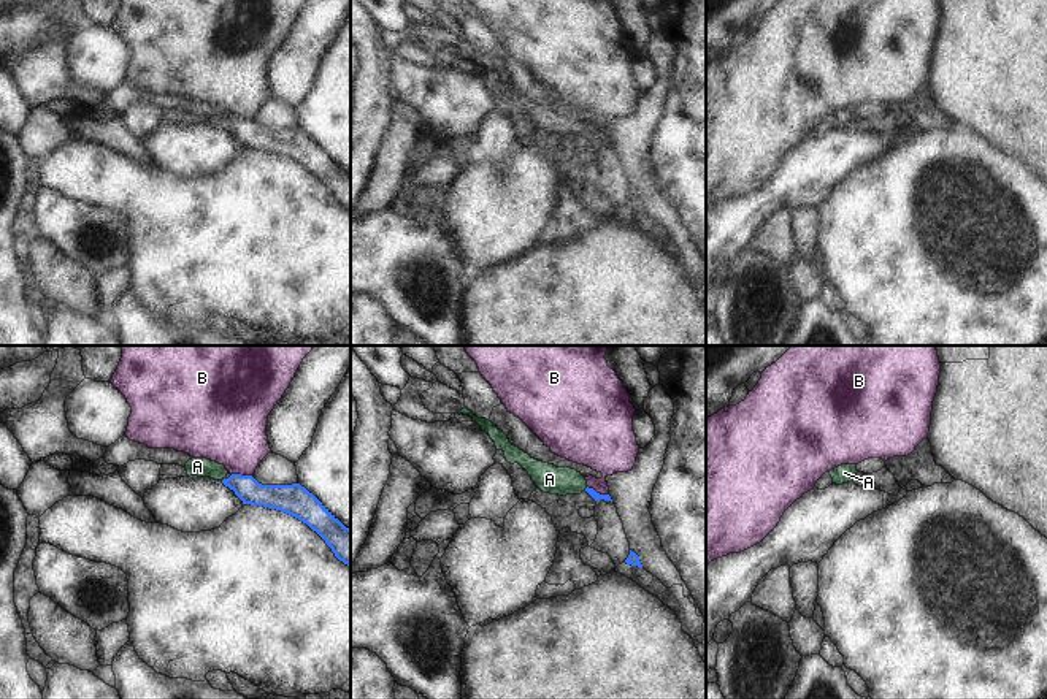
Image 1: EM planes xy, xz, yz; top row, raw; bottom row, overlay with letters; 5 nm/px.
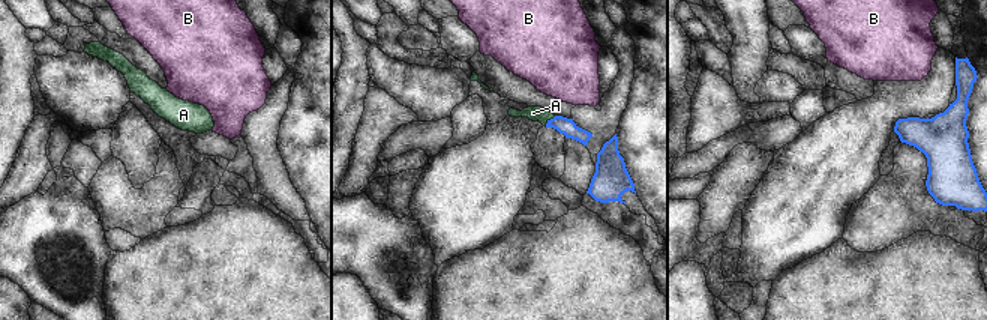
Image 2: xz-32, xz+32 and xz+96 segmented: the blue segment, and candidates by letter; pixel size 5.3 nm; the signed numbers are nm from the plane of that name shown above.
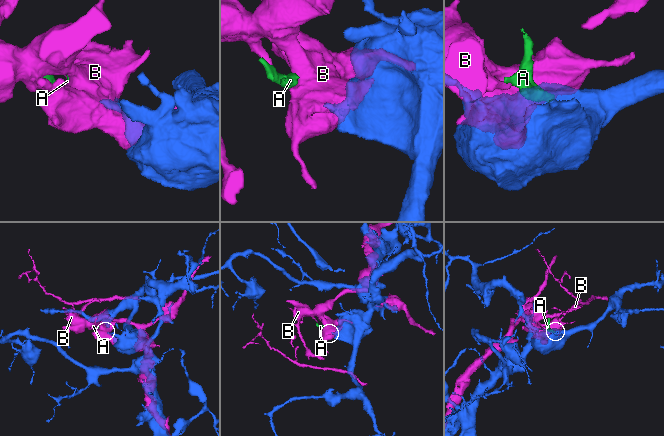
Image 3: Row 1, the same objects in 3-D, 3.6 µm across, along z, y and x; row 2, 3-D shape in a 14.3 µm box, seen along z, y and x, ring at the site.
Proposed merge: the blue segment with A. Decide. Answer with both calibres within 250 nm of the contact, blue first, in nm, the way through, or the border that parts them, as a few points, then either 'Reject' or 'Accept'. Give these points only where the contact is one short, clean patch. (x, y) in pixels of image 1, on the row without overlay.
Thickness 50 nm (blue) against 140 nm. Path across: xz (597, 141), (586, 133), (568, 126), (549, 124). Accept.

